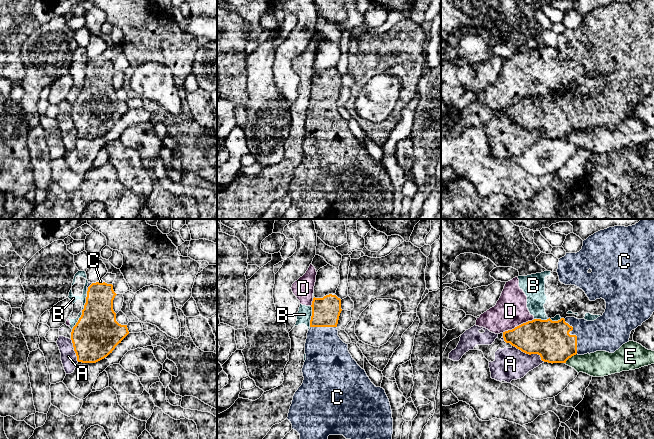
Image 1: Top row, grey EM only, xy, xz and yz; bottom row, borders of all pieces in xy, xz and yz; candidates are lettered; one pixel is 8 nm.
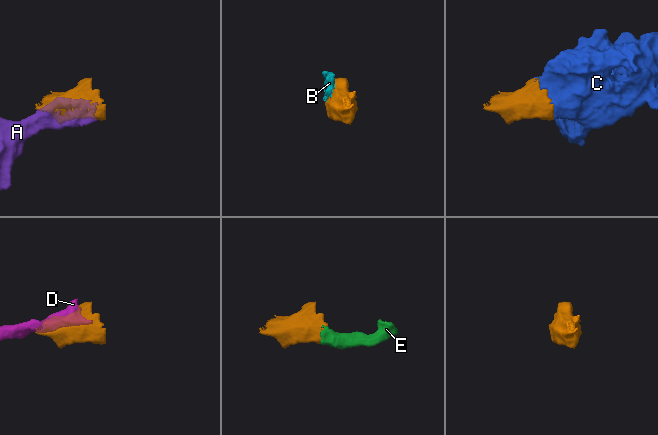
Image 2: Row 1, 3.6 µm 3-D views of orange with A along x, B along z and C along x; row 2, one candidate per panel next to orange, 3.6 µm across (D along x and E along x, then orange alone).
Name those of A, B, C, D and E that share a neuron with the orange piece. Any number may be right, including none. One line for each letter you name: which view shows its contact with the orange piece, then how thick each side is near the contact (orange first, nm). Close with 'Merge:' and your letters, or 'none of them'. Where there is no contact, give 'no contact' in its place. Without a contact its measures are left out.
C: meets orange in yz; 300 nm thick on the orange side, 280 nm on the other
Merge: C

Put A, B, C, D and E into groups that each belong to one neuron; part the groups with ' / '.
A E / B D / C

